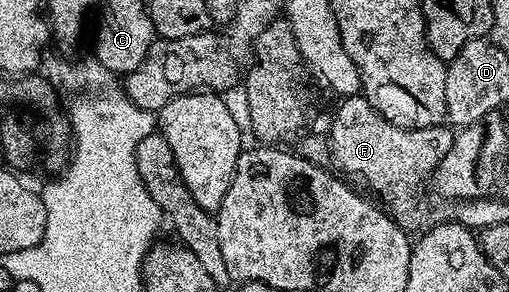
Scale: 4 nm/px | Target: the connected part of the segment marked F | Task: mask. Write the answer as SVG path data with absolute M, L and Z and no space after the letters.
M363 95L346 97L339 103L341 105L332 117L330 136L330 157L334 165L336 161L335 168L341 174L349 173L344 174L349 178L361 177L380 196L379 204L397 222L404 223L416 209L416 192L423 185L425 188L426 178L440 162L442 155L450 151L453 130L444 125L421 129L403 129L392 125Z

